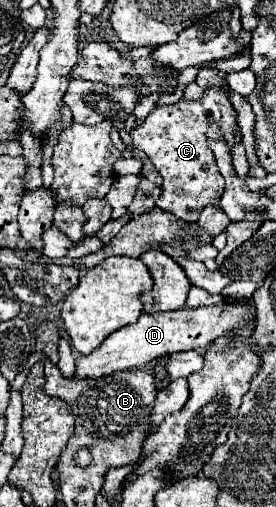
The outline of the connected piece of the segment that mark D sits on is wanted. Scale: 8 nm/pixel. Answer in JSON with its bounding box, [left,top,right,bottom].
[74,302,256,378]

